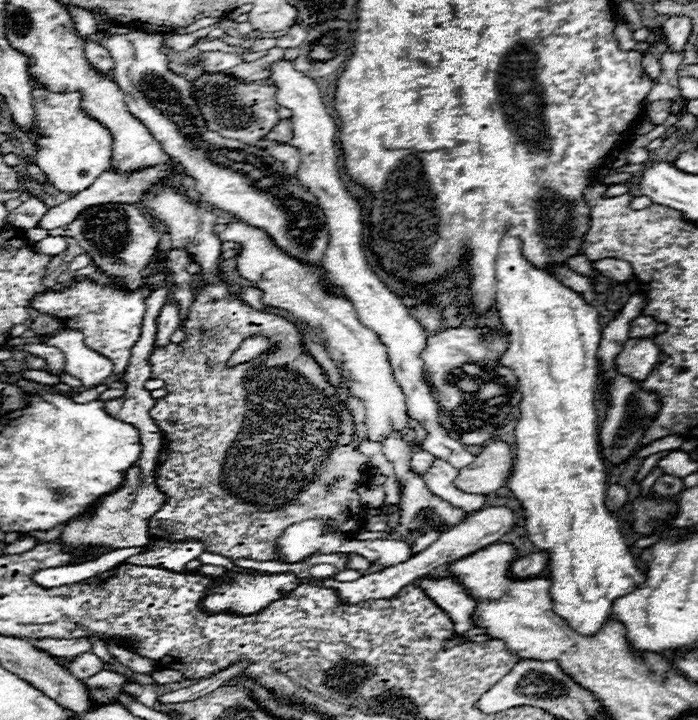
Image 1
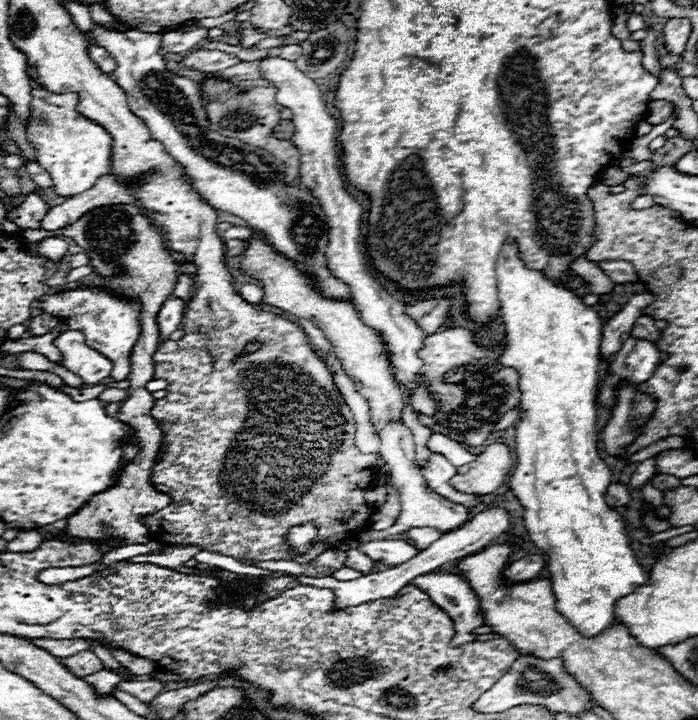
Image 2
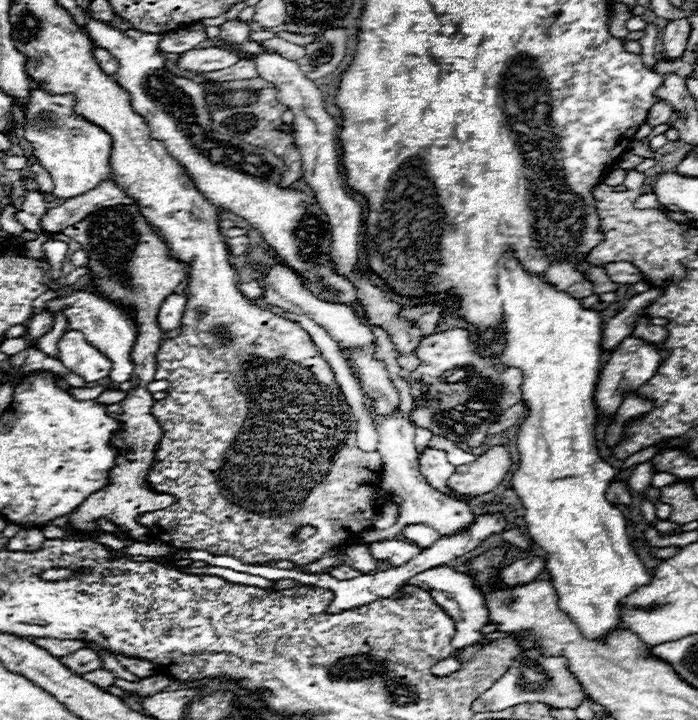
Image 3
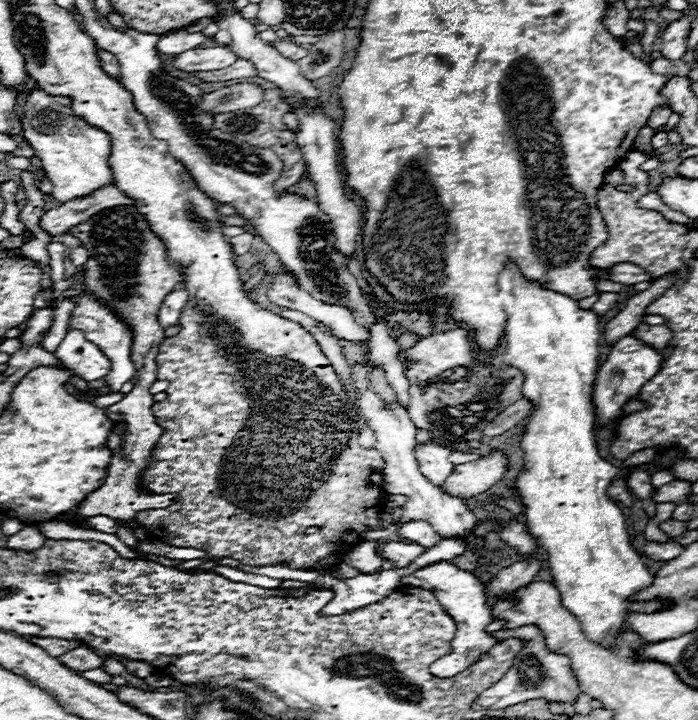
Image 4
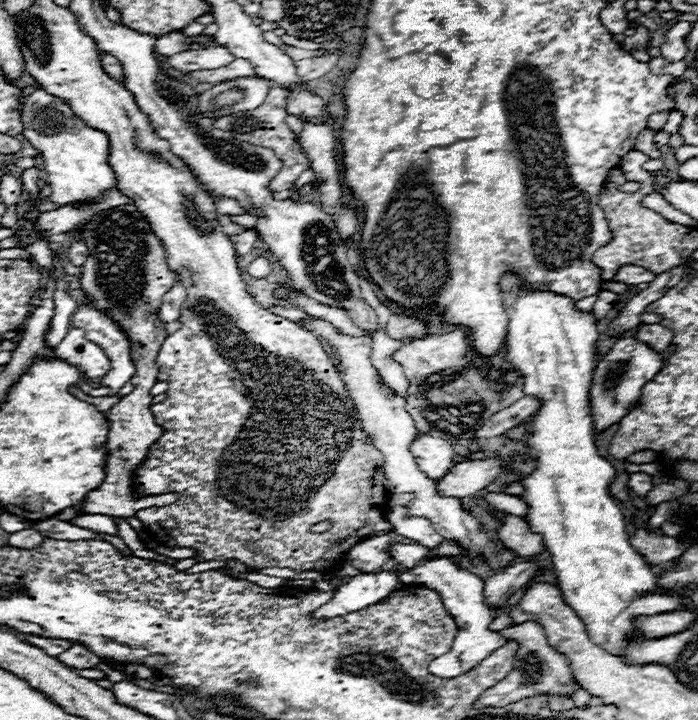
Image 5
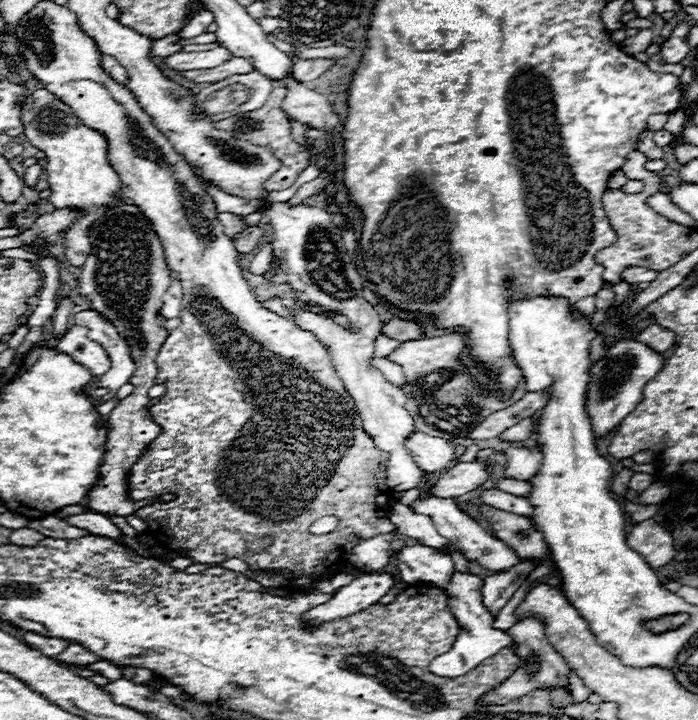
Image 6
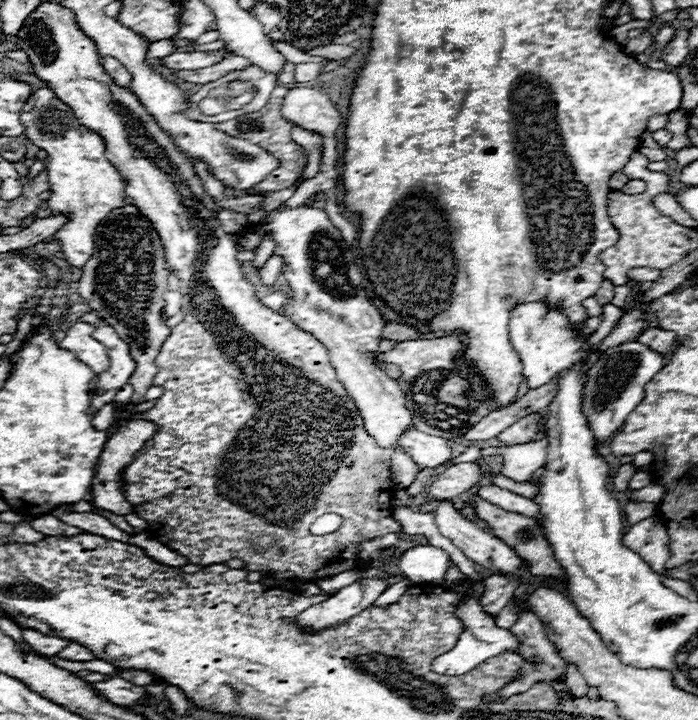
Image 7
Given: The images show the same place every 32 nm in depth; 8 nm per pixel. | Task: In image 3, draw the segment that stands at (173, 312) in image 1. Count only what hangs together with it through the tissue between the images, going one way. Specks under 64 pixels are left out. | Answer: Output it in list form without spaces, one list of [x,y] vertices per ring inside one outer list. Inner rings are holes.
[[[170,294],[158,312],[158,324],[160,328],[164,328],[164,332],[178,328],[180,326],[180,318],[186,306],[186,294]]]

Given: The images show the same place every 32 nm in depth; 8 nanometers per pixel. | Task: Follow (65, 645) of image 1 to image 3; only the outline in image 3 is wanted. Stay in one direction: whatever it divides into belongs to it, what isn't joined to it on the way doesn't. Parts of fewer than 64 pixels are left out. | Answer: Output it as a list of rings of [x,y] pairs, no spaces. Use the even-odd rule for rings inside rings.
[[[38,638],[38,640],[30,640],[30,642],[40,644],[40,648],[44,648],[46,652],[50,652],[56,658],[66,656],[66,654],[86,646],[86,642],[82,642],[82,640],[58,640],[58,638]]]

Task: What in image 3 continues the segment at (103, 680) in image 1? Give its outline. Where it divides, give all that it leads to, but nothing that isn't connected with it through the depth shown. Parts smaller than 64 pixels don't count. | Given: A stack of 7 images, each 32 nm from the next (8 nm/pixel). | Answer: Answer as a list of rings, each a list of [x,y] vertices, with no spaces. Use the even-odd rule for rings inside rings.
[[[100,668],[100,670],[94,670],[94,672],[86,672],[84,674],[84,678],[88,678],[88,680],[92,680],[96,686],[100,686],[100,688],[108,688],[112,682],[114,682],[114,674],[110,674],[110,672],[106,672],[104,668]]]

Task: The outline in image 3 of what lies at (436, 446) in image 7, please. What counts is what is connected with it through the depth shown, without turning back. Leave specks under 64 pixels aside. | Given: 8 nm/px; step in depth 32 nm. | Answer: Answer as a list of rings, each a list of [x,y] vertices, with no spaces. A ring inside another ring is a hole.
[[[426,448],[422,454],[418,454],[418,462],[420,462],[420,472],[424,474],[424,478],[440,492],[450,494],[450,490],[446,488],[446,480],[448,476],[452,476],[454,466],[448,462],[446,452],[436,448]]]

